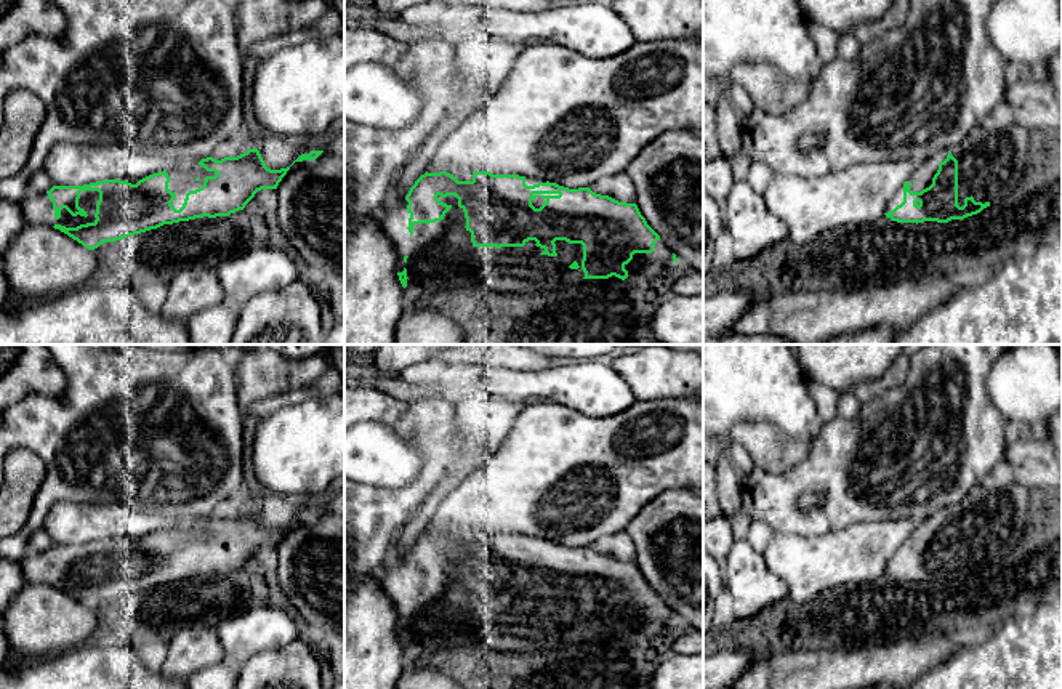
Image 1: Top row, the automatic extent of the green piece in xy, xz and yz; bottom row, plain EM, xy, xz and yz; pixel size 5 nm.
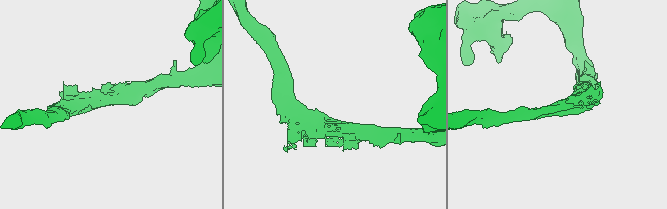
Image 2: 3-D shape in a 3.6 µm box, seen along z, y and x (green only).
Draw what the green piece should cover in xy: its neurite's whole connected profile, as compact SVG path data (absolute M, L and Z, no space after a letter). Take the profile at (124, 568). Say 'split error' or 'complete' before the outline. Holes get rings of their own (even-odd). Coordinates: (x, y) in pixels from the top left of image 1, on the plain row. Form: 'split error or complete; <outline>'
split error; M259 510L171 522L136 543L120 538L53 545L19 562L27 583L53 585L88 609L163 583L229 575L261 548L277 548L287 527L271 529Z

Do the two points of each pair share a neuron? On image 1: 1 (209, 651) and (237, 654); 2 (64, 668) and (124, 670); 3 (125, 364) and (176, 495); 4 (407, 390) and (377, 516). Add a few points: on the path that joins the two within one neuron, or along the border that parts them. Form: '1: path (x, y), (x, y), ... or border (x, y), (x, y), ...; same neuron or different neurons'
1: border (215, 628), (226, 659); different neurons
2: path (79, 668), (106, 667), (109, 670); same neuron
3: path (125, 396), (125, 409), (136, 435), (165, 463); same neuron
4: border (367, 390), (377, 388), (406, 401), (436, 396); different neurons

